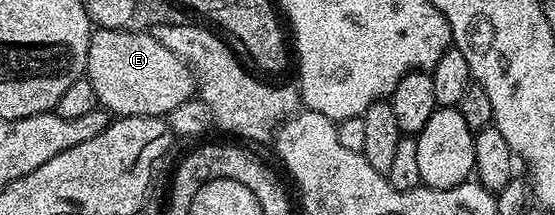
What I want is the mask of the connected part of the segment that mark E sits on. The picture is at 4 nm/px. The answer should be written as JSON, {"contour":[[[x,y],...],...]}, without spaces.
{"contour":[[[96,28],[88,47],[86,78],[94,86],[97,101],[117,117],[164,118],[175,107],[193,99],[197,91],[192,69],[148,32]]]}

